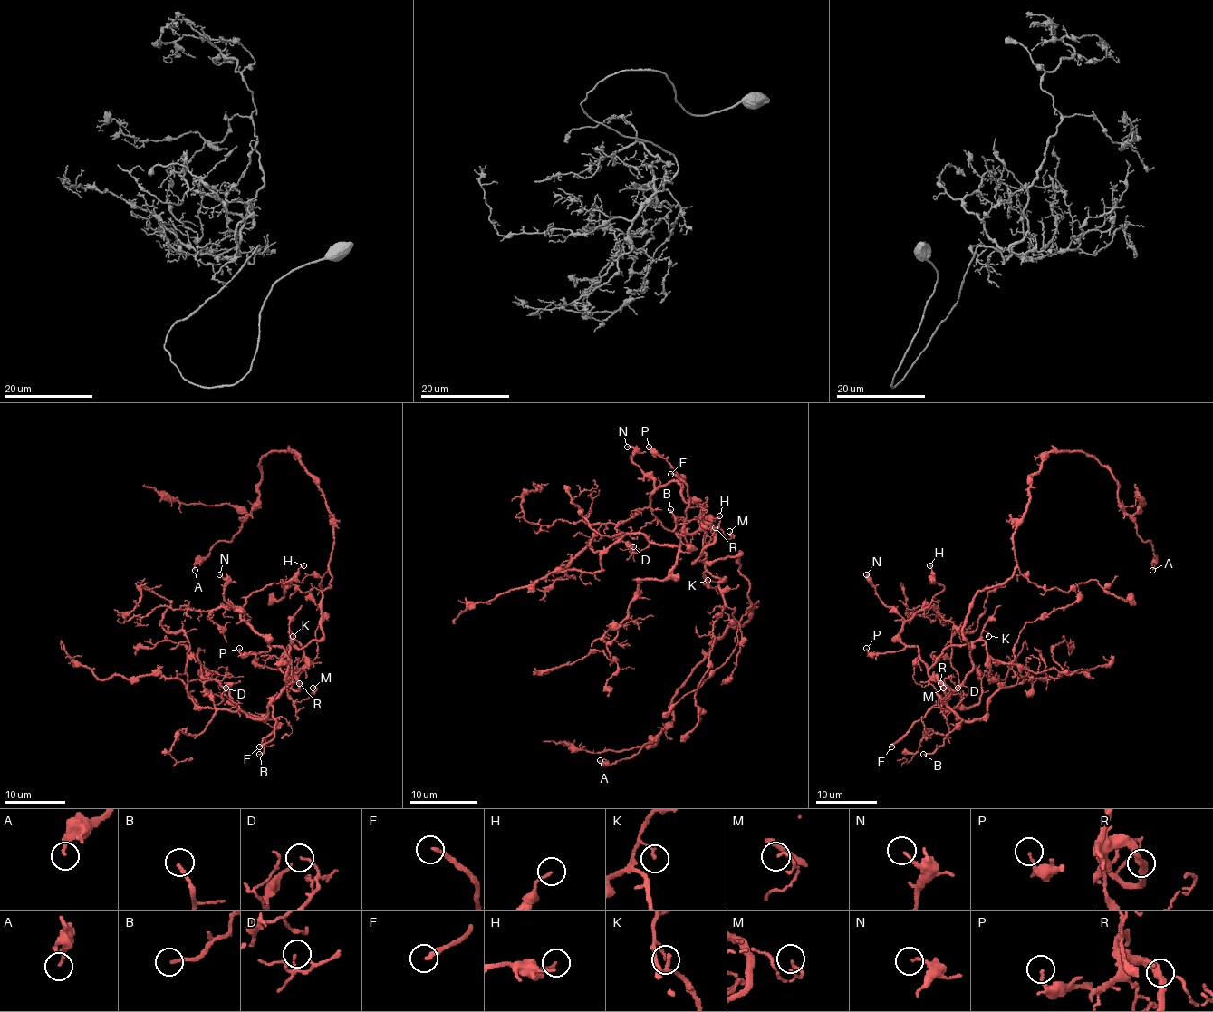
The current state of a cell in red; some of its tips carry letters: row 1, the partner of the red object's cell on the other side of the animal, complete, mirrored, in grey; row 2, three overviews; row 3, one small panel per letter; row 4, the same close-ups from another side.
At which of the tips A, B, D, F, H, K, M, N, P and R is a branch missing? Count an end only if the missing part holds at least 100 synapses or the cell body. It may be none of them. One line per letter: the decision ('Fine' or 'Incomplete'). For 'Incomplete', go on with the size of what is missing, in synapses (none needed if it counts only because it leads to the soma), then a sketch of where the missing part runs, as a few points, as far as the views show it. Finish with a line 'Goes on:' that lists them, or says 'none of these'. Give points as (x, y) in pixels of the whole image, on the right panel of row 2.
A: Fine
B: Fine
D: Fine
F: Incomplete
H: Fine
K: Fine
M: Fine
N: Fine
P: Fine
R: Fine
Goes on: F

